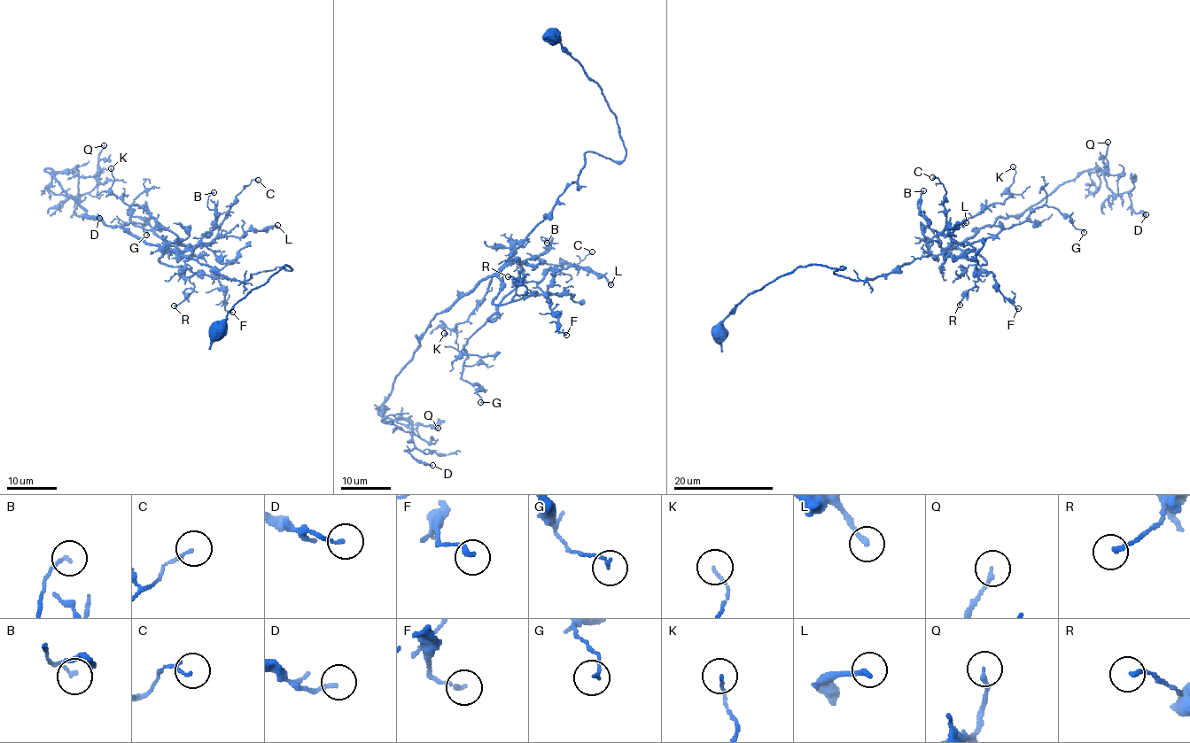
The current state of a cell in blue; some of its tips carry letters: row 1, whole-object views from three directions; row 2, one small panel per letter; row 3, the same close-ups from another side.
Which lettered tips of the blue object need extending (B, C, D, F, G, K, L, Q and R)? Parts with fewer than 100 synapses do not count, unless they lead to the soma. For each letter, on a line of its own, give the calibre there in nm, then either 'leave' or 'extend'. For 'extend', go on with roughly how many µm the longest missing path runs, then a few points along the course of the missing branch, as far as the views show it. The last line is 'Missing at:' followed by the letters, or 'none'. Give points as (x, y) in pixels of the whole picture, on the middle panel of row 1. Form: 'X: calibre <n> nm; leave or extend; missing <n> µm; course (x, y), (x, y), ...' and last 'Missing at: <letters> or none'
B: calibre 130 nm; leave
C: calibre 110 nm; leave
D: calibre 140 nm; leave
F: calibre 170 nm; leave
G: calibre 110 nm; leave
K: calibre 100 nm; leave
L: calibre 200 nm; leave
Q: calibre 160 nm; leave
R: calibre 170 nm; leave
Missing at: none

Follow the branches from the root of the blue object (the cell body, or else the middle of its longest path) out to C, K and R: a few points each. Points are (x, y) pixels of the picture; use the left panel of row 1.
C: (219, 327), (252, 290), (285, 265), (291, 270), (231, 281), (177, 254), (207, 236), (258, 180)
K: (219, 327), (252, 290), (285, 265), (291, 270), (231, 281), (186, 257), (173, 232), (112, 191), (111, 168)
R: (219, 327), (252, 290), (291, 270), (231, 281), (165, 250), (162, 263), (192, 273), (194, 290), (174, 305)

